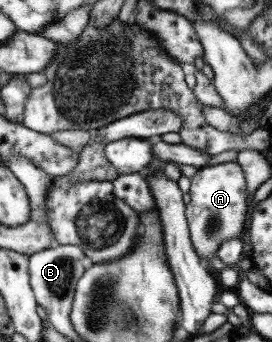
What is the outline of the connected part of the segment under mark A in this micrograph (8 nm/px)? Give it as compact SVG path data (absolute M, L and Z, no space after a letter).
M236 161L225 162L210 166L199 167L189 179L188 196L190 201L185 205L184 218L188 229L188 238L194 252L207 269L210 269L211 260L215 257L216 249L227 238L240 238L243 233L244 220L246 220L247 200L246 181L244 171Z

